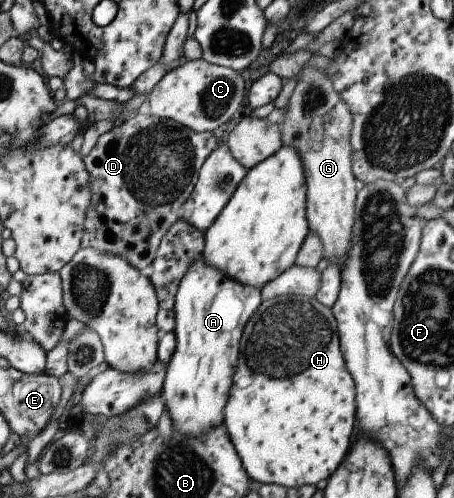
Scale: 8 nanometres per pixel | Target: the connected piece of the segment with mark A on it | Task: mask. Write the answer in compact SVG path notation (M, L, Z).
M201 256L192 265L189 265L188 271L181 277L174 296L172 333L175 337L175 348L169 362L165 365L160 394L164 410L168 412L174 431L182 435L197 437L212 429L214 425L222 424L223 407L237 364L239 339L245 323L258 309L258 304L261 301L259 289L228 279L216 268L207 265Z

